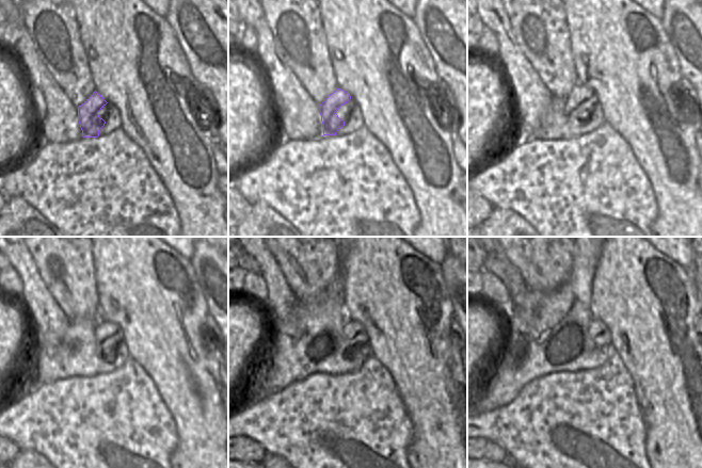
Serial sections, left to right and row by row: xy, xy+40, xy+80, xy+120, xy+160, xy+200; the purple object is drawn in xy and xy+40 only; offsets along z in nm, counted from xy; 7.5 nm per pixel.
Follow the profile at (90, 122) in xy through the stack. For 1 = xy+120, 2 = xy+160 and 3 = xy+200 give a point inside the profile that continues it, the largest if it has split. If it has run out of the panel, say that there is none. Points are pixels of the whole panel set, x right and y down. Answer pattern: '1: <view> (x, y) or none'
1: xy+120 (104, 329)
2: xy+160 (353, 331)
3: xy+200 (597, 331)

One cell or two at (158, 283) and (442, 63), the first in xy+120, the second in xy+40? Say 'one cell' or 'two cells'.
two cells

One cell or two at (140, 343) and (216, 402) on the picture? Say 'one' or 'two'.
one

